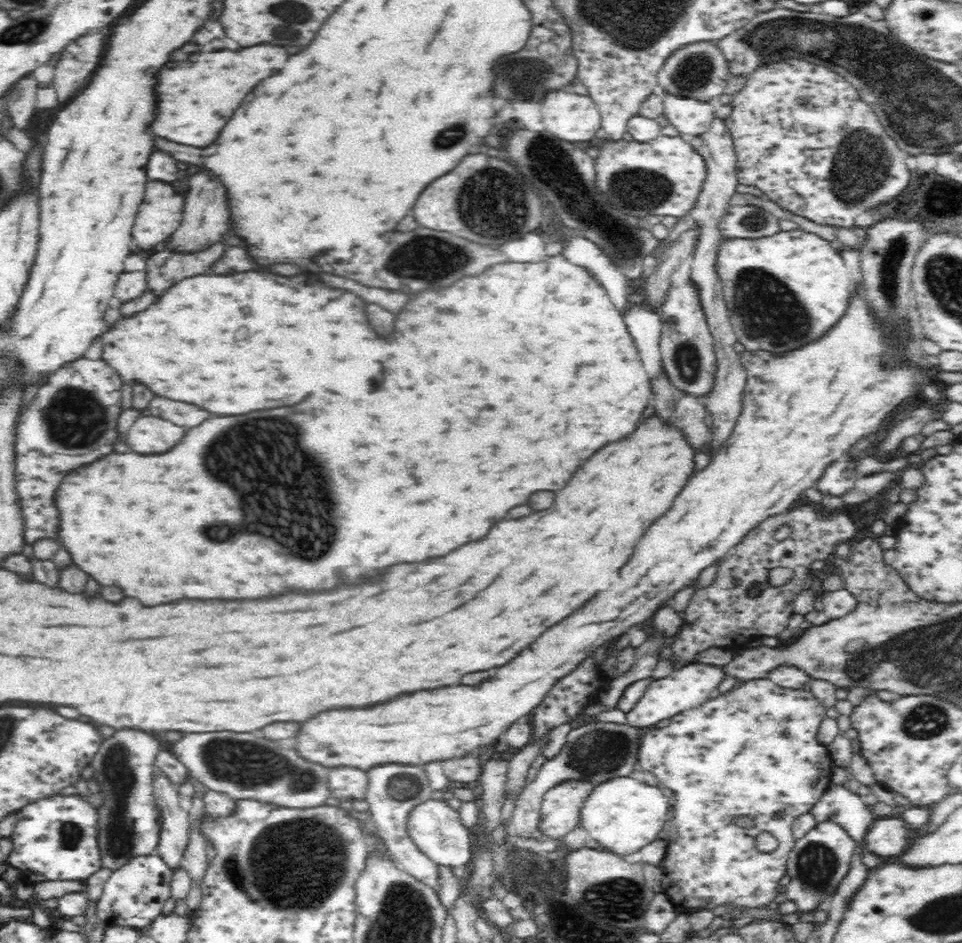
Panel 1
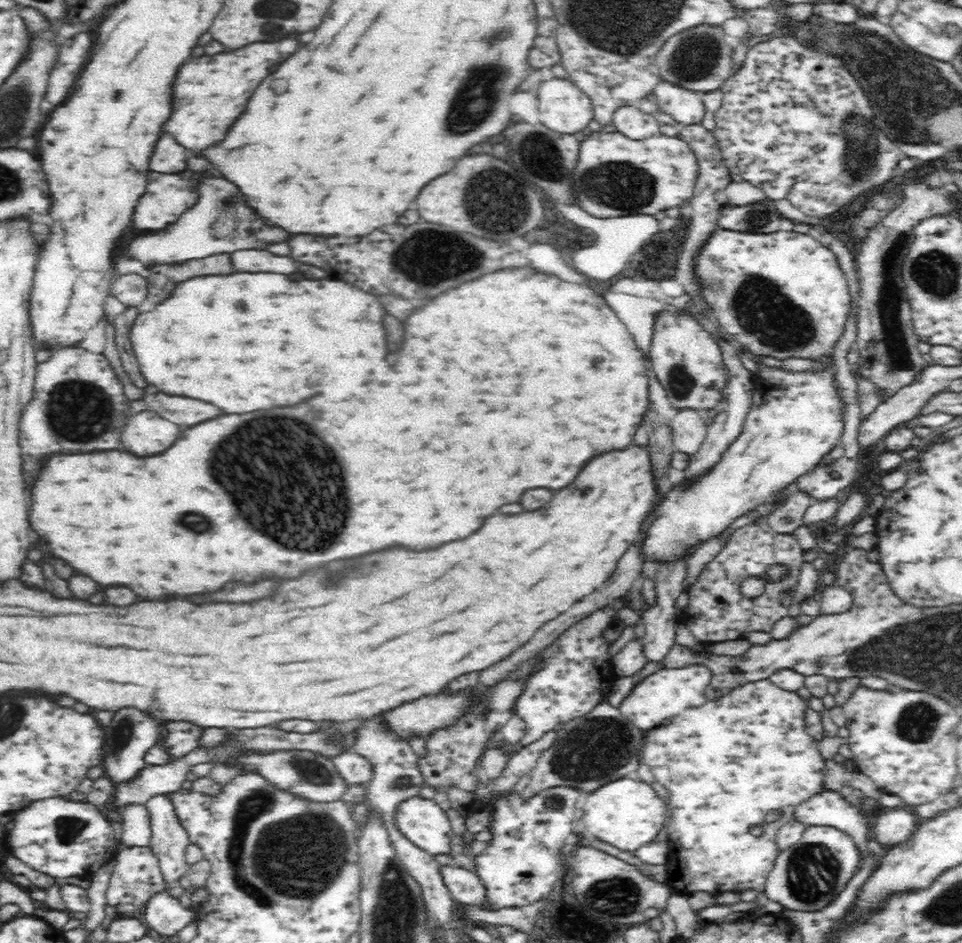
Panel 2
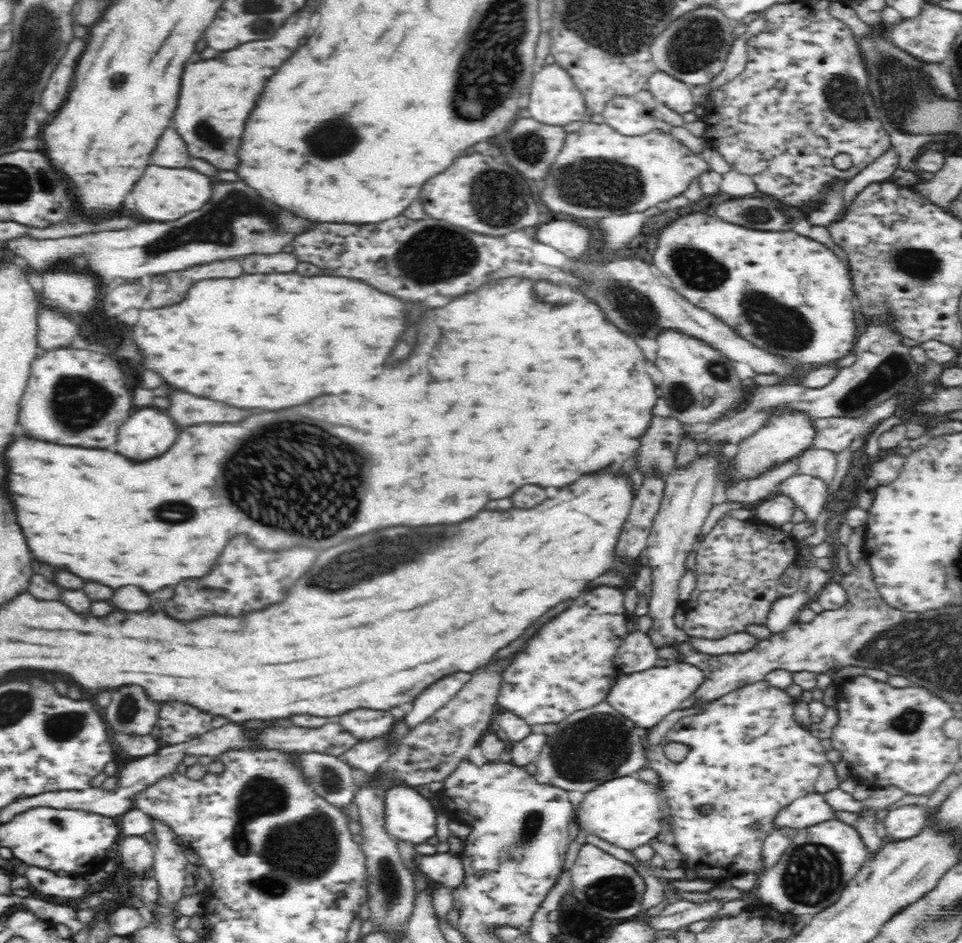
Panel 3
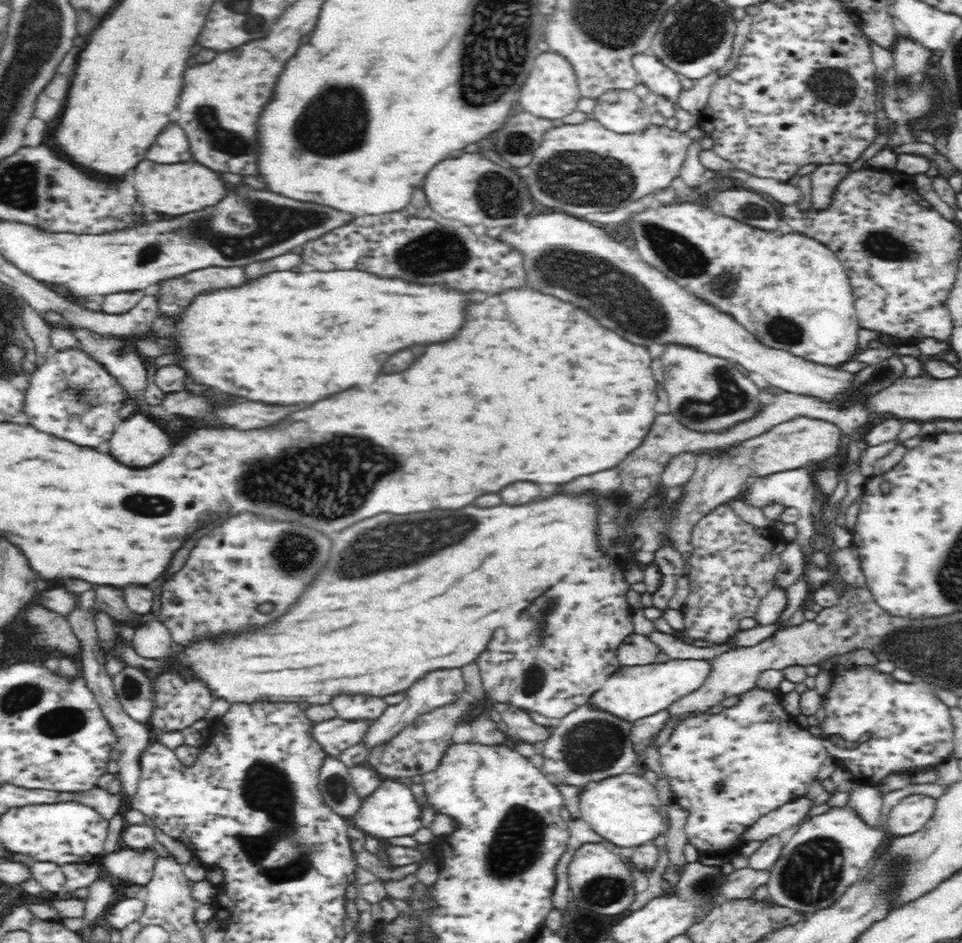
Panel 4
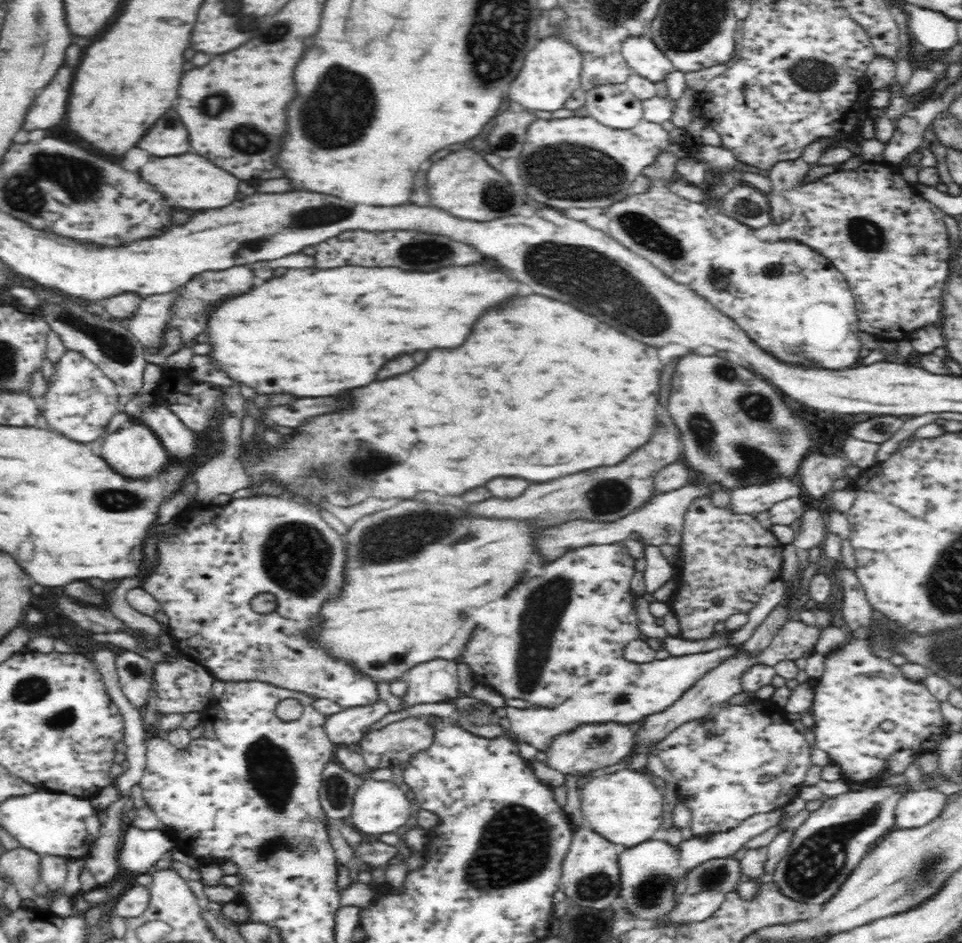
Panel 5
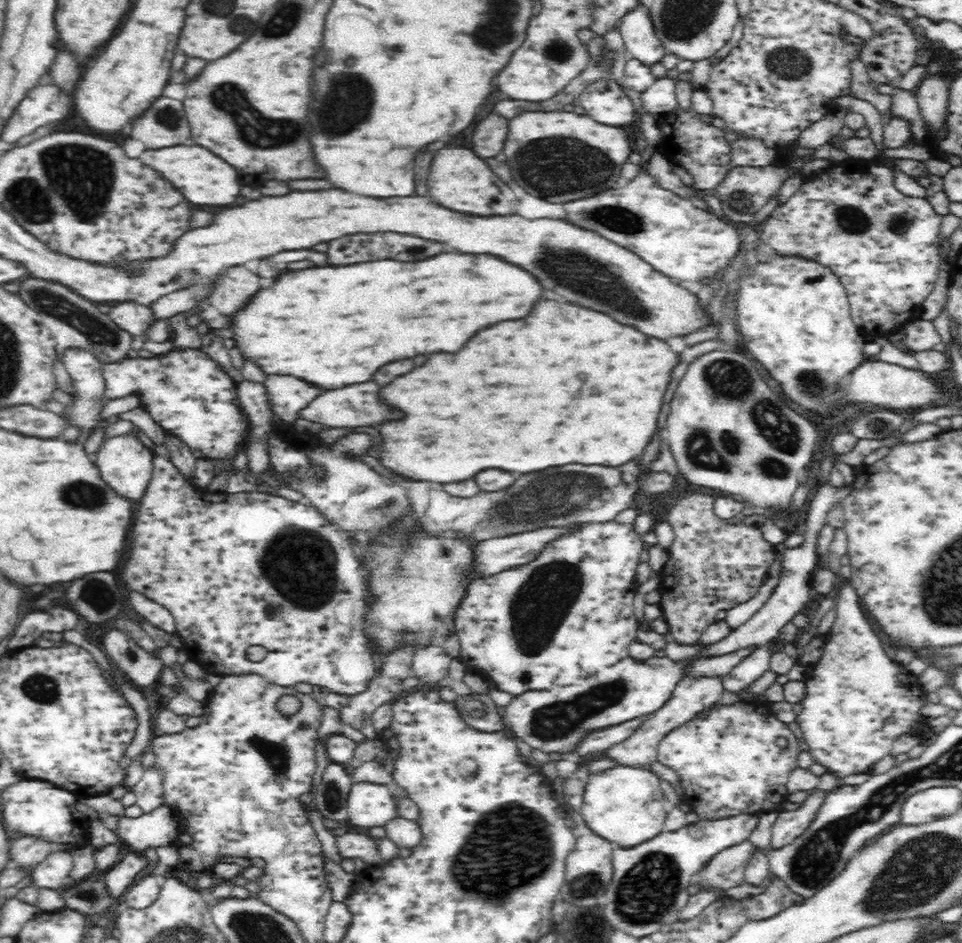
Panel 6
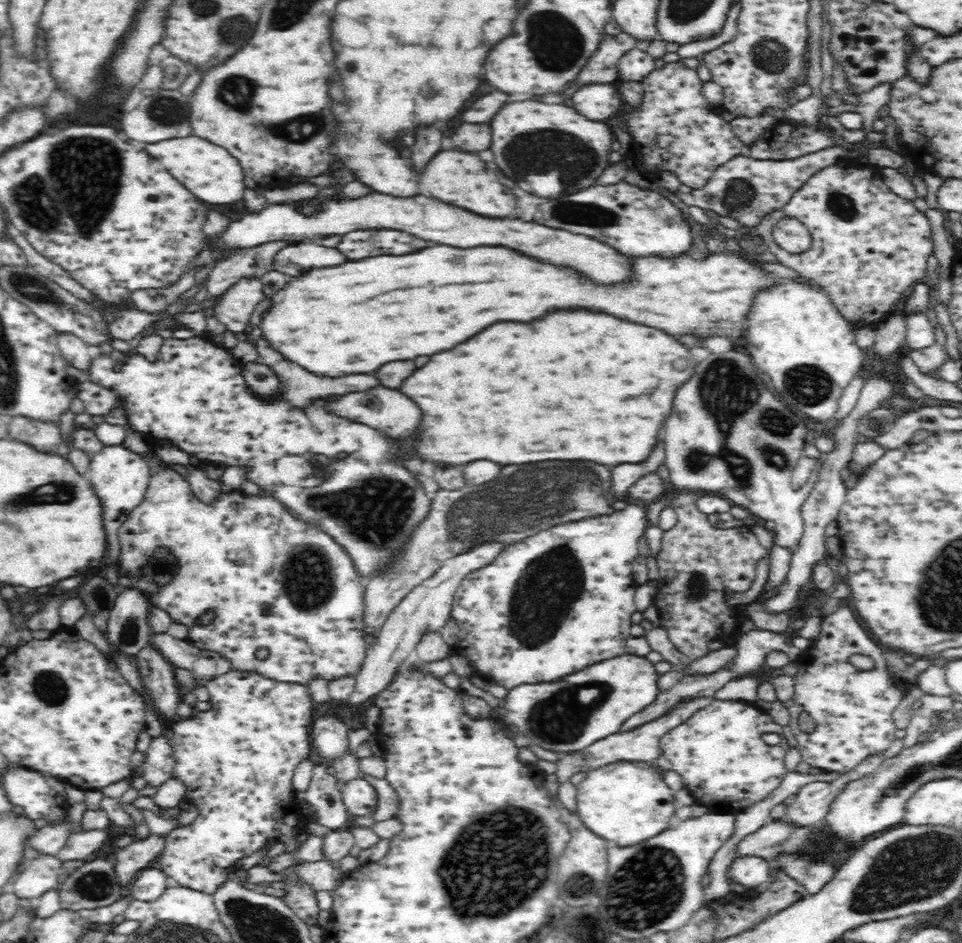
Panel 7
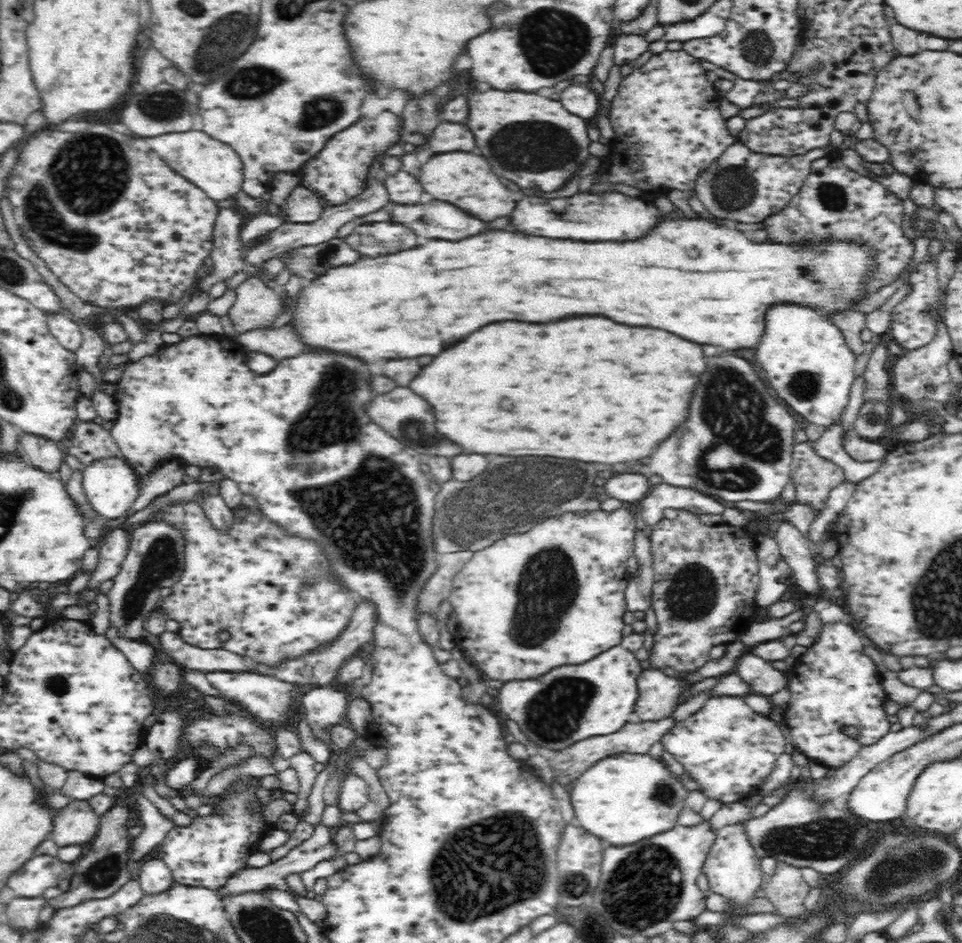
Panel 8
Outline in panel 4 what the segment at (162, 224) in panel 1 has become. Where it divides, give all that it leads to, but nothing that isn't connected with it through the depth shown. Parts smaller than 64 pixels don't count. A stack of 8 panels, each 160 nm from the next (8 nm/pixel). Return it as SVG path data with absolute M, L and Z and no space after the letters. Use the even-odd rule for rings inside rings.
M144 160L144 164L136 168L134 190L140 206L152 208L156 214L166 214L166 216L182 216L182 214L206 208L208 204L218 204L220 196L224 196L226 192L224 182L218 178L218 174L214 174L212 170L200 164L160 166L150 160Z

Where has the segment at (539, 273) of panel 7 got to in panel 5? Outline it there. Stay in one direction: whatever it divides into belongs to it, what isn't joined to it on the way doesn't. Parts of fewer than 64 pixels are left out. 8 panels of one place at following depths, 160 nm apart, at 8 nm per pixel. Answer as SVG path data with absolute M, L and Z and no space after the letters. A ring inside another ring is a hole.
M346 266L346 268L332 268L332 270L318 270L318 268L304 268L294 270L290 268L286 274L278 278L270 278L268 282L254 286L246 294L238 294L232 298L220 300L216 306L210 308L206 318L206 338L210 344L210 358L216 370L224 372L232 382L252 388L260 396L272 394L290 394L296 398L312 398L312 396L334 396L348 388L358 388L374 382L374 374L394 356L408 354L414 350L432 350L432 348L456 348L460 346L470 332L470 326L478 320L480 312L488 308L488 304L496 304L496 300L504 300L504 296L516 294L516 284L512 280L504 280L500 274L488 274L484 268L464 268L464 272L432 272L432 274L414 274L404 272L398 268L360 268L360 266Z

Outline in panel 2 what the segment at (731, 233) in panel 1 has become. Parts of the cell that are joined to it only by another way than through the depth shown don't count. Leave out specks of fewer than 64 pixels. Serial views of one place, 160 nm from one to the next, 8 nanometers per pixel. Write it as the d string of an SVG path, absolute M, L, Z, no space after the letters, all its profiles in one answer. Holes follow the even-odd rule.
M762 201L748 206L726 206L718 220L720 229L770 234L780 230L781 215L771 201Z

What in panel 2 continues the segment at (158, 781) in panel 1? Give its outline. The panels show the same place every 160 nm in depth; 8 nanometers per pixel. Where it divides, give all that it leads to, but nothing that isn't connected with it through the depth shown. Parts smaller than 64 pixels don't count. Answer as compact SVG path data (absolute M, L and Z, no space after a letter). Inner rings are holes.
M167 794L152 796L146 801L146 808L150 813L152 838L150 847L158 857L159 865L171 886L187 874L189 864L186 862L186 849L190 842L190 835L184 829L172 797Z

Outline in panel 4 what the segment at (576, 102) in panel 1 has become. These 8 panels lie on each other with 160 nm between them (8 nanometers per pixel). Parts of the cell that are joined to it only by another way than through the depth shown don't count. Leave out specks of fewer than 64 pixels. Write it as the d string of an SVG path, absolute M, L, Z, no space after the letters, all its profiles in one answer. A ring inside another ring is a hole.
M551 51L537 55L534 69L524 82L520 96L520 106L526 112L546 120L562 120L570 116L572 112L576 112L581 98L572 65L563 56Z

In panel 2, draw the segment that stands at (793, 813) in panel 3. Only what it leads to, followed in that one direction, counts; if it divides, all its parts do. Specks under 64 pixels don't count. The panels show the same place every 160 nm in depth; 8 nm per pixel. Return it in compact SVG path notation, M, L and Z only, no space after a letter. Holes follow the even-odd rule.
M823 789L820 794L808 798L808 800L794 812L794 818L802 821L802 823L806 823L808 826L834 827L845 832L848 836L851 836L853 843L856 845L857 851L859 852L859 868L862 868L864 861L861 861L861 858L864 858L866 854L869 854L868 837L871 835L870 818L868 818L868 814L866 814L862 808L856 808L856 806L851 803L852 800L845 797L840 791Z

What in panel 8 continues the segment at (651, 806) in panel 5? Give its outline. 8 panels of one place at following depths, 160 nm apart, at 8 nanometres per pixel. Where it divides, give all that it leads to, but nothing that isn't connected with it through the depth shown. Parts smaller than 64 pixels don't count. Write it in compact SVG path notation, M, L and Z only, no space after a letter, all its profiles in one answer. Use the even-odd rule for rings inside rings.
M616 754L608 756L604 762L590 766L572 784L570 799L576 815L576 821L588 832L596 834L604 842L614 846L626 846L640 842L648 836L634 836L634 834L660 834L664 830L677 825L678 814L685 807L685 800L689 792L669 769L663 760L656 760L648 754Z

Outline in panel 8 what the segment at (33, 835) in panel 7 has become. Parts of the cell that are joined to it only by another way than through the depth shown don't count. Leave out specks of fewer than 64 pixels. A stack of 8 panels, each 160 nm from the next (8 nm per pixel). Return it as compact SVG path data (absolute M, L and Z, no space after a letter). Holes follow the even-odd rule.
M72 800L68 806L53 812L51 823L47 838L62 848L94 839L100 826L100 816L94 812L88 800Z

